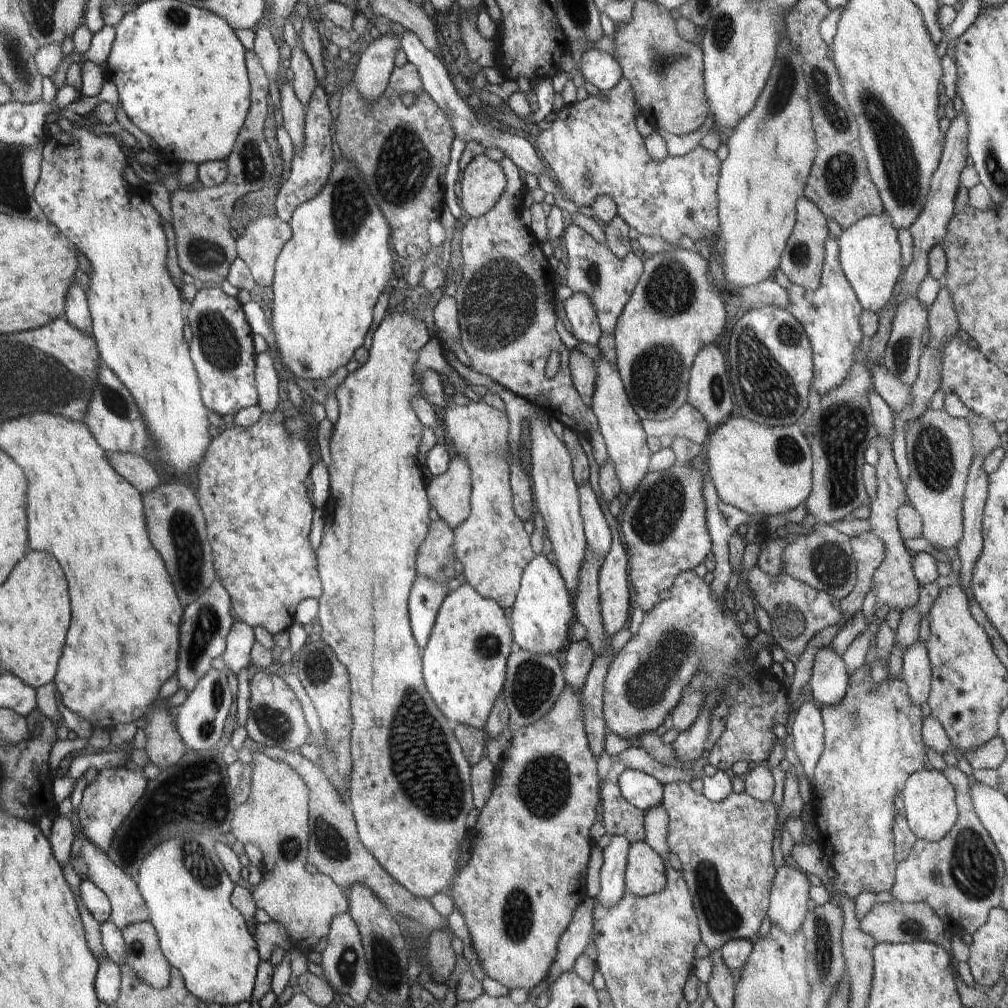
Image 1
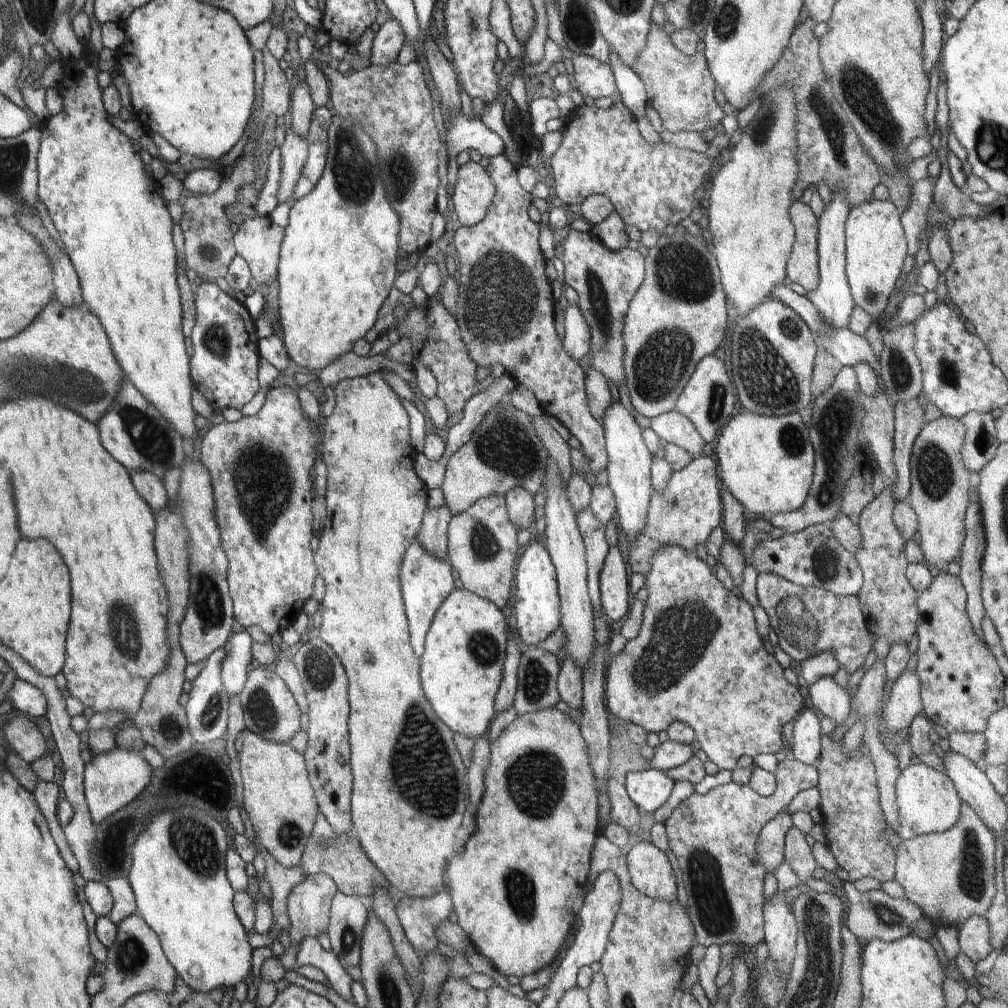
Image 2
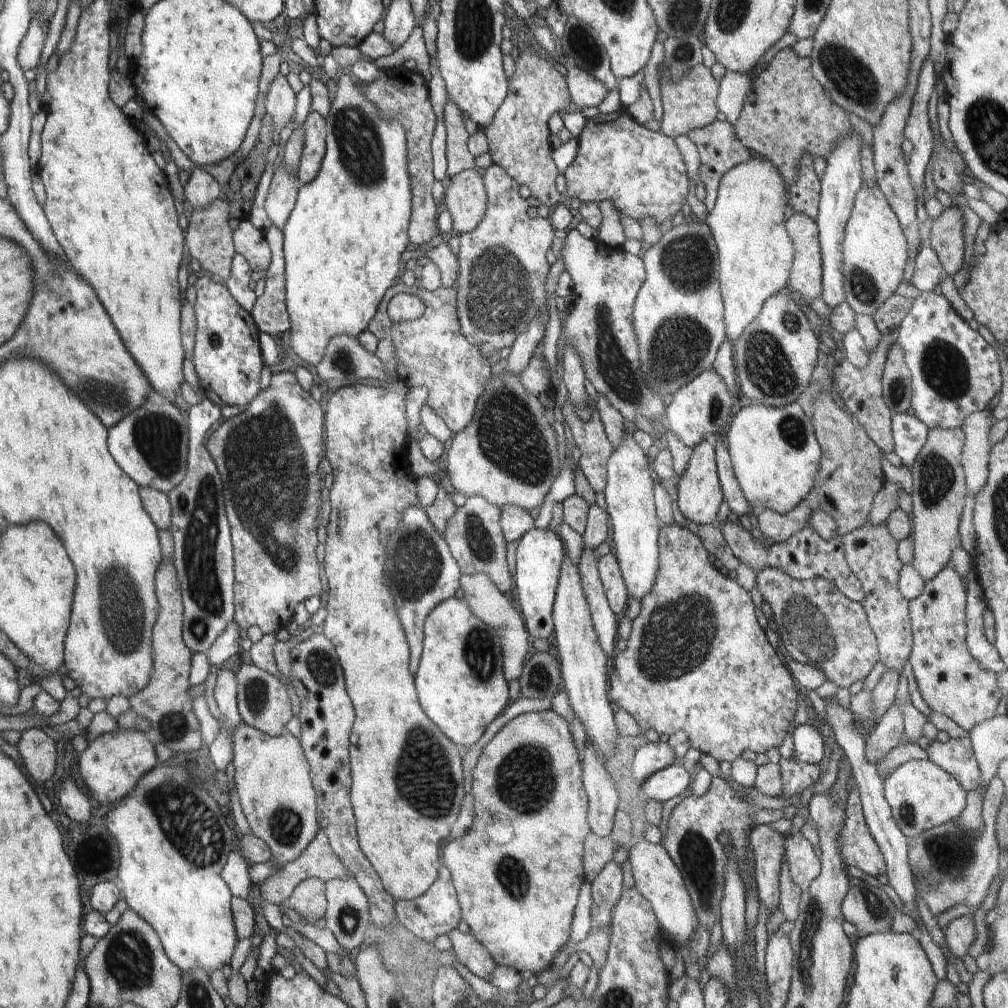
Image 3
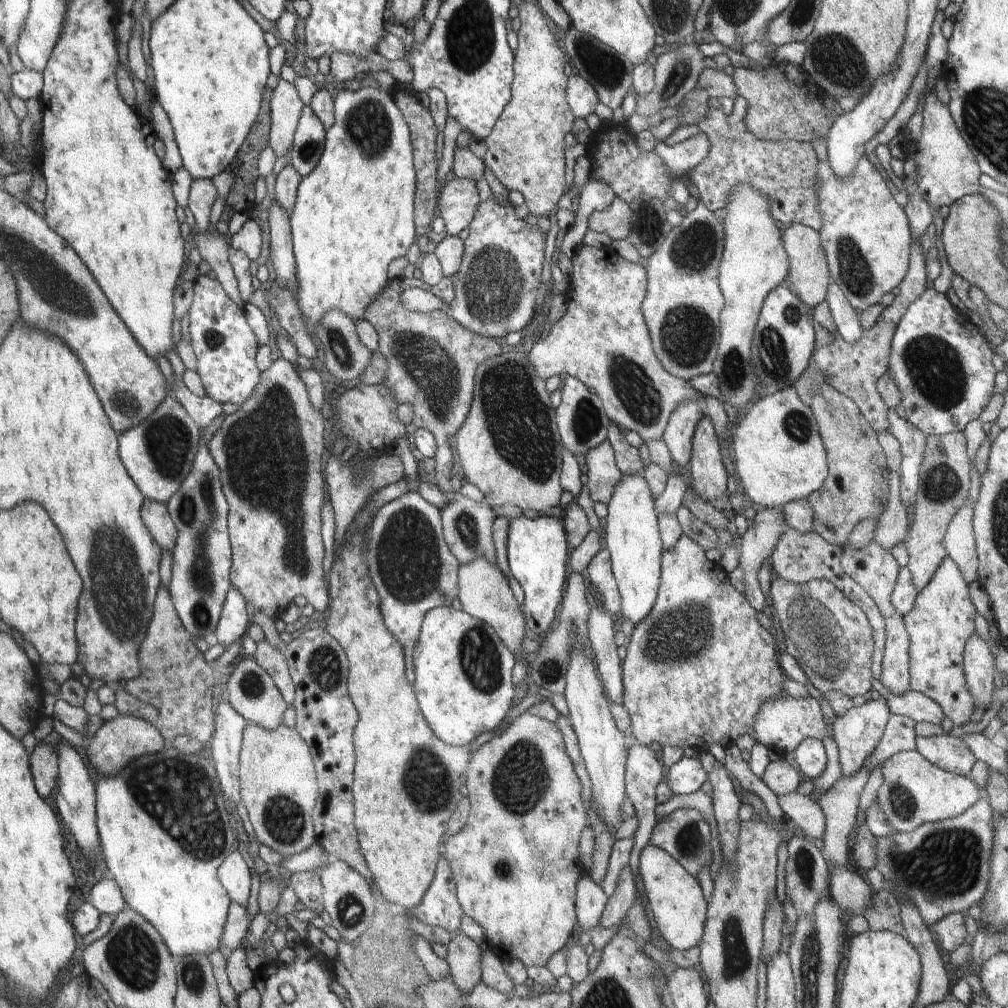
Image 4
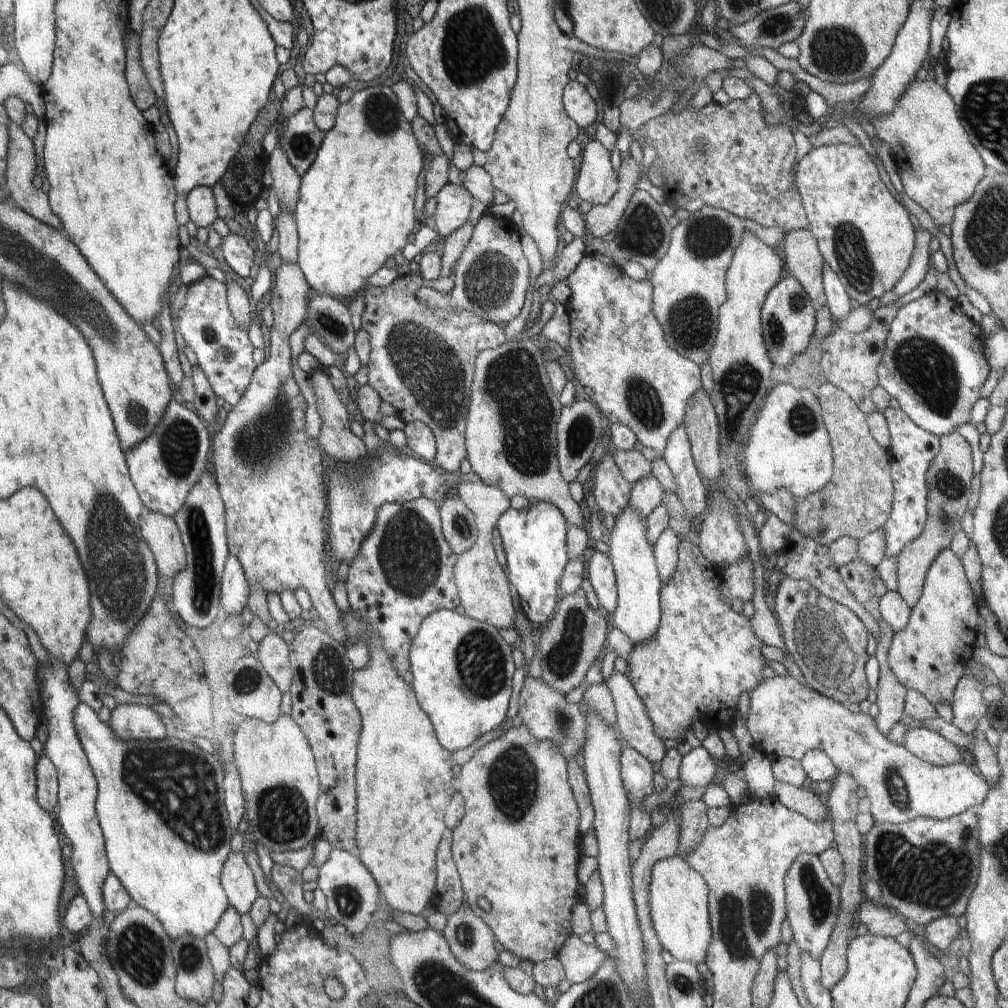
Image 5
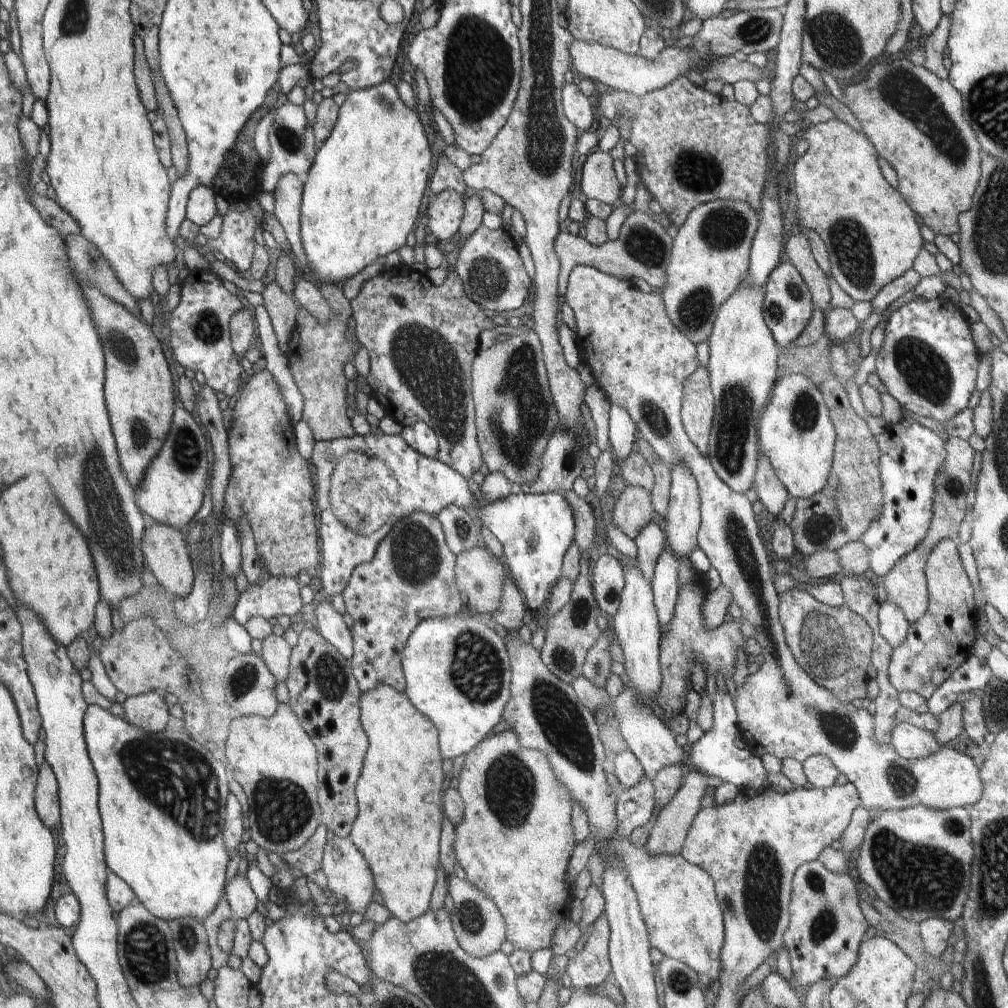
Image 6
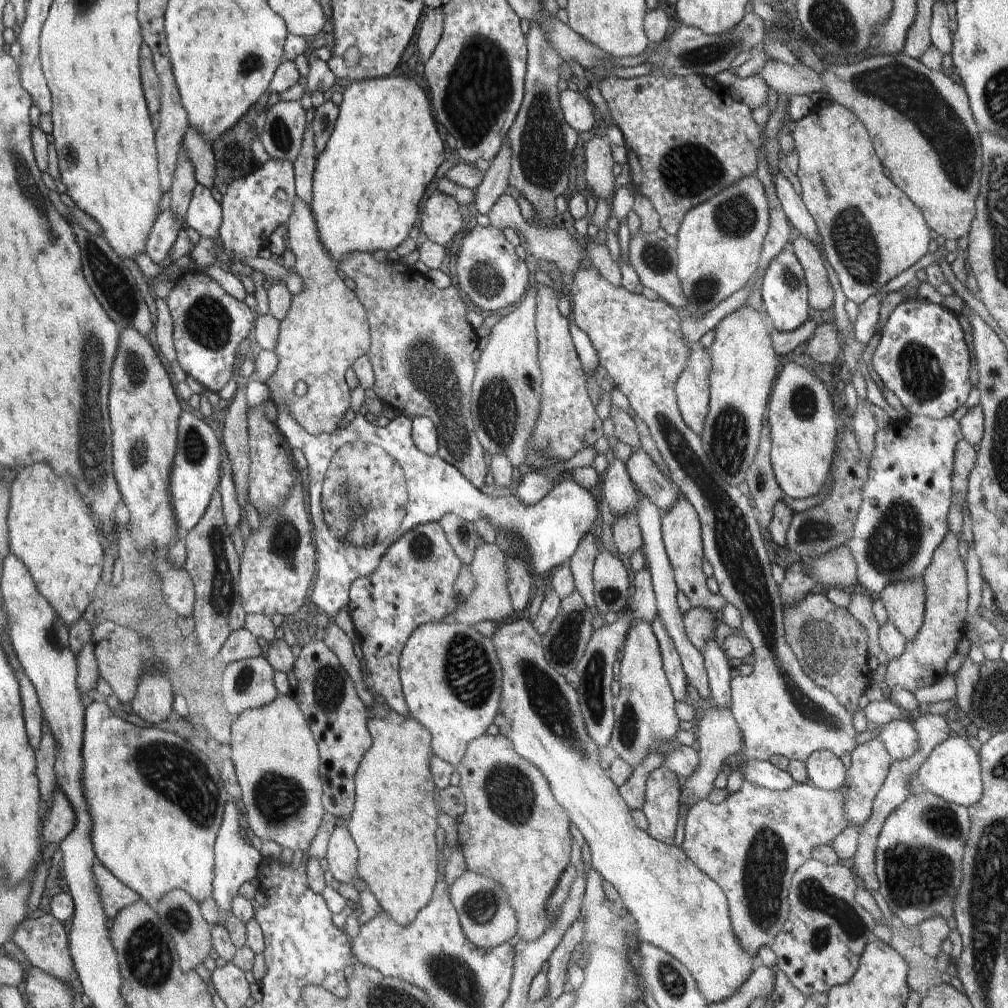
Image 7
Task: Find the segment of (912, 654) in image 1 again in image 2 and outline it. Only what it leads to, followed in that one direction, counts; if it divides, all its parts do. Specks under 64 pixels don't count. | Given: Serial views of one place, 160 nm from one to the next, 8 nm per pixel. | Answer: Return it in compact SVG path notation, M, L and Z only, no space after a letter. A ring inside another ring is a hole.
M905 668L900 676L895 680L892 692L886 707L883 708L882 719L886 721L887 729L891 735L895 735L899 730L908 728L912 720L918 713L923 712L923 702L921 701L921 684L916 669Z

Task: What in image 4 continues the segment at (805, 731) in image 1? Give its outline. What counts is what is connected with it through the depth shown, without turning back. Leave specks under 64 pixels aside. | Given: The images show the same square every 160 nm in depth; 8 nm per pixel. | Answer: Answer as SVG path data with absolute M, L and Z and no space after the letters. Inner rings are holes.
M805 738L793 751L805 779L815 780L821 776L826 768L826 749L820 739Z

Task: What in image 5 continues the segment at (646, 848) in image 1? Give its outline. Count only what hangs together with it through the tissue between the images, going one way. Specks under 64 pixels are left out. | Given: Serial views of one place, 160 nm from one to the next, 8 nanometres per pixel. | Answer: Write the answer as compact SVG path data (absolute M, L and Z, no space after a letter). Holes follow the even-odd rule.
M678 855L663 858L650 870L649 903L651 921L658 940L676 961L697 965L704 962L711 941L709 888L704 879Z

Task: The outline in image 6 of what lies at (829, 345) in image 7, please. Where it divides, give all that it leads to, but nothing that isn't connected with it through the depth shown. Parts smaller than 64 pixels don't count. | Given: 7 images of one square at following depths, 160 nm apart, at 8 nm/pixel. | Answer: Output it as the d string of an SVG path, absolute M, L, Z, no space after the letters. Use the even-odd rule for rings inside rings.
M830 308L825 315L824 334L829 344L841 344L852 338L862 327L850 309Z

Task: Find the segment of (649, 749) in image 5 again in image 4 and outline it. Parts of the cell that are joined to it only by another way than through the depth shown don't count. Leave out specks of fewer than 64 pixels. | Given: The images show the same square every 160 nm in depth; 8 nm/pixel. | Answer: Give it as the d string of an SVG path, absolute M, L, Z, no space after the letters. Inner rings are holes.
M603 605L592 607L588 613L588 636L593 650L597 674L610 701L623 701L622 665L615 643L614 620Z

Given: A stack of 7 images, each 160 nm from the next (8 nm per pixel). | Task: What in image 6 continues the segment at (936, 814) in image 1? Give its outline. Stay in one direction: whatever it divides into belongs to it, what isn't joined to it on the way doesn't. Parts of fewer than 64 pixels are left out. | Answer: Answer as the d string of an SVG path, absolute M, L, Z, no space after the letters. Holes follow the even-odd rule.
M580 265L570 272L566 283L565 303L574 312L576 344L581 358L588 364L589 370L592 370L597 387L604 392L610 404L616 404L630 414L641 435L641 441L647 443L665 465L672 468L684 464L696 480L701 510L698 545L719 575L721 585L728 590L733 602L740 608L741 617L754 626L754 640L762 648L760 656L764 657L764 663L760 664L758 672L748 676L742 686L736 688L735 708L739 734L746 742L747 749L760 758L772 754L778 760L790 758L802 764L814 755L830 758L838 772L844 774L856 788L861 806L868 813L870 810L884 813L917 805L928 806L933 810L949 810L966 808L979 802L983 794L979 769L965 752L949 745L924 759L907 760L898 756L890 743L878 744L874 740L874 720L871 713L864 708L856 708L851 703L841 702L832 692L818 686L796 662L794 654L786 645L779 620L780 596L774 587L773 570L758 529L757 517L760 516L754 514L745 494L734 492L718 478L707 456L700 454L700 450L690 442L684 430L681 420L682 386L699 366L697 347L672 324L660 294L654 290L650 294L644 294L631 281L606 275L592 266Z

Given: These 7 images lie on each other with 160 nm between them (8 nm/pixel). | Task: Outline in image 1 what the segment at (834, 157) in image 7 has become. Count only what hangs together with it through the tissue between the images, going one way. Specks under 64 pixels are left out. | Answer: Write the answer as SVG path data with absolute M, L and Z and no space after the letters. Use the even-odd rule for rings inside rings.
M886 213L870 215L843 229L837 241L843 273L854 289L861 307L863 310L878 314L891 302L903 272L898 231L892 226Z

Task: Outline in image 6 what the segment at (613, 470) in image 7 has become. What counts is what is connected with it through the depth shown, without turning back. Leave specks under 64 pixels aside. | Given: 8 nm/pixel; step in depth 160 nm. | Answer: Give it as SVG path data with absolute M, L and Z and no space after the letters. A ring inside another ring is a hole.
M610 404L610 444L612 444L611 449L614 449L613 454L617 456L615 461L618 464L632 453L636 432L637 429L630 414L624 411L624 408Z

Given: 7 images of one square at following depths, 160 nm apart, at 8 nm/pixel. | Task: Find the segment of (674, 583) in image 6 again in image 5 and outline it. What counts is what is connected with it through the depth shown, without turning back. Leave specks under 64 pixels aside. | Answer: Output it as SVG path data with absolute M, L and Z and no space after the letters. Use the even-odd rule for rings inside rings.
M668 526L653 544L657 571L659 572L662 585L669 581L674 574L678 560L677 548L679 541L677 532Z

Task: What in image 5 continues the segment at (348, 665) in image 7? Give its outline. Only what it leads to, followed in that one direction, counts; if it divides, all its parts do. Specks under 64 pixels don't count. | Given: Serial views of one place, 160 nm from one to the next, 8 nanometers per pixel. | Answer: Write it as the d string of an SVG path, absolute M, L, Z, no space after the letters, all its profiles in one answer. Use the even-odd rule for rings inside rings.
M282 263L278 266L276 273L274 274L275 280L272 284L271 292L271 309L273 310L273 326L268 331L269 342L270 342L270 356L268 360L255 368L253 372L251 383L245 390L244 396L240 399L238 404L232 407L232 410L227 414L226 421L222 429L213 434L211 437L211 452L210 459L214 463L214 468L217 471L216 479L219 488L219 494L223 500L225 511L226 511L226 522L225 525L227 530L227 545L229 548L229 554L236 557L240 561L244 576L249 582L249 586L259 584L267 593L276 592L280 594L282 591L292 591L296 589L304 588L306 592L311 596L312 606L314 610L318 612L319 617L324 620L327 624L327 633L335 638L338 642L341 642L345 646L347 641L347 634L341 621L341 610L338 609L334 602L333 591L330 590L329 584L326 578L326 566L324 566L324 542L326 540L324 525L324 514L326 514L326 505L328 502L326 493L326 480L323 476L323 465L322 456L320 455L319 442L317 439L311 439L306 432L306 421L305 412L307 404L305 398L302 396L298 385L296 384L295 378L293 377L293 368L291 363L291 350L289 347L289 336L300 326L305 323L307 317L307 302L312 290L310 285L307 283L306 277L303 275L302 270L296 263Z

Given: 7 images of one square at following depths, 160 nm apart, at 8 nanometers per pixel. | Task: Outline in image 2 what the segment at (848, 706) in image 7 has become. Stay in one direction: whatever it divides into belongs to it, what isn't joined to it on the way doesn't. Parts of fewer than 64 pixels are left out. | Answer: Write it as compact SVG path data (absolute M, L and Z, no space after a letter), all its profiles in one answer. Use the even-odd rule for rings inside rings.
M757 573L757 597L759 605L768 614L770 624L778 636L780 648L790 656L795 666L824 651L832 651L838 659L839 666L844 667L850 674L854 674L864 665L866 655L873 645L857 595L840 596L816 587L798 586L774 573Z

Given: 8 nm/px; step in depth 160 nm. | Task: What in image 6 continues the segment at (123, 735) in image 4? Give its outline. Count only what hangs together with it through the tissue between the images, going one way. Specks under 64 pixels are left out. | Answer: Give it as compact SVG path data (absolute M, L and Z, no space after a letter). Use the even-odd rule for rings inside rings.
M158 690L127 698L122 703L122 708L126 722L148 733L164 732L170 717L165 693Z

